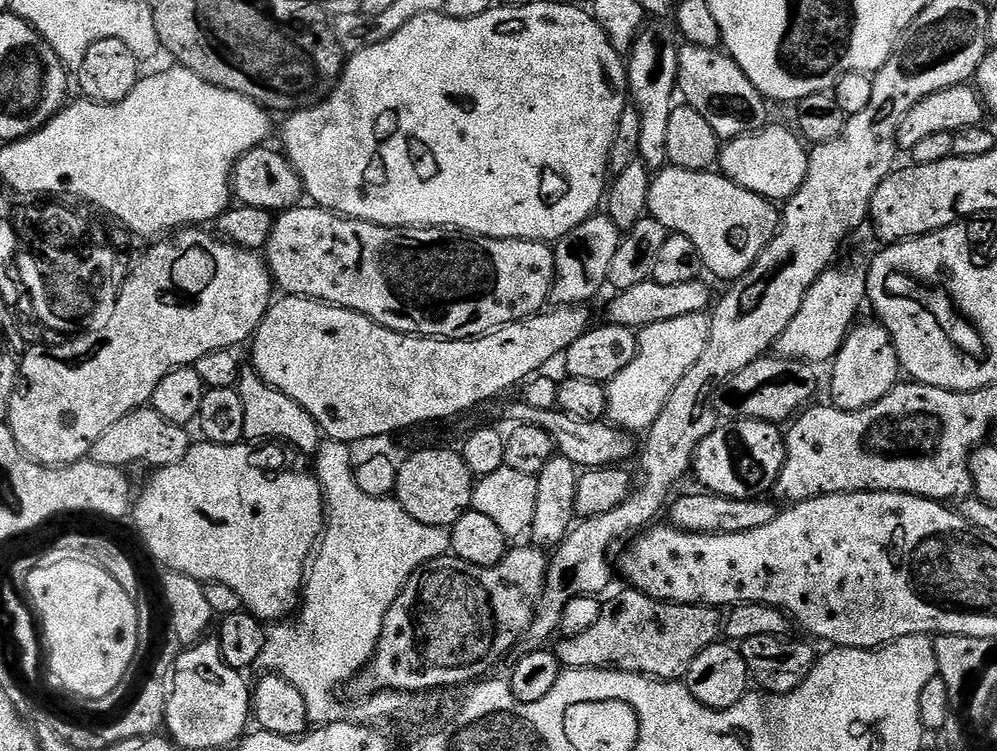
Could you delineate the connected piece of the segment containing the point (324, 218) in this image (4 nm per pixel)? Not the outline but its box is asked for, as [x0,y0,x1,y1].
[262,207,556,340]

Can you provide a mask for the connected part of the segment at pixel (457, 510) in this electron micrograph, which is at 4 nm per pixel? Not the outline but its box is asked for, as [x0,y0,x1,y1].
[394,448,474,529]

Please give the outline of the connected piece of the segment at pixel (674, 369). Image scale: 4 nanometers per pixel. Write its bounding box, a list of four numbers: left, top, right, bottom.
[605,313,709,434]

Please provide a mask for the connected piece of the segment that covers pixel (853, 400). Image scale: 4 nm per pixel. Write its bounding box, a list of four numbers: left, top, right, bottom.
[831,323,900,412]

